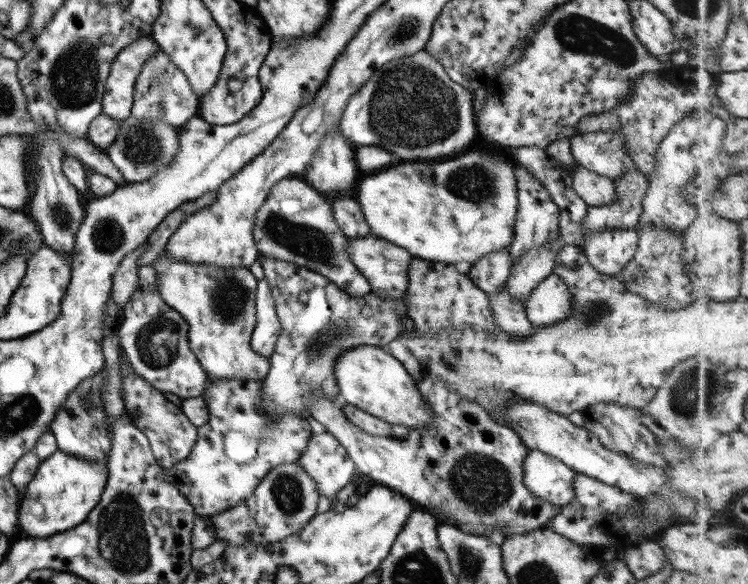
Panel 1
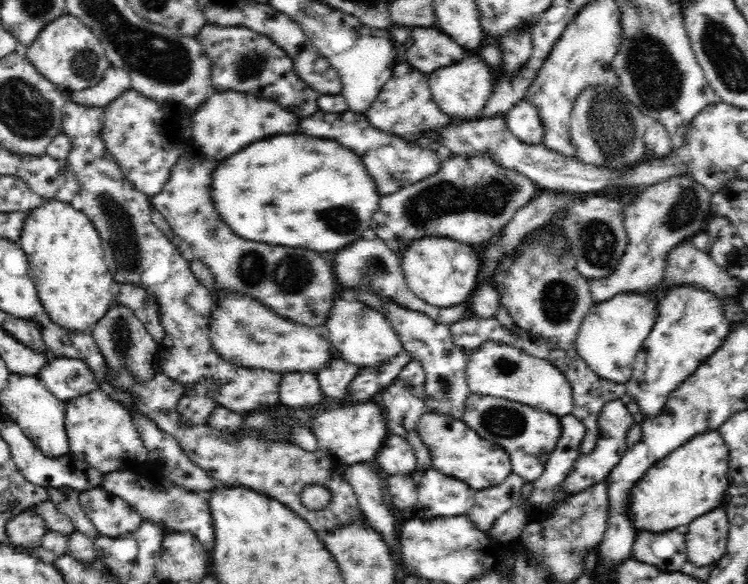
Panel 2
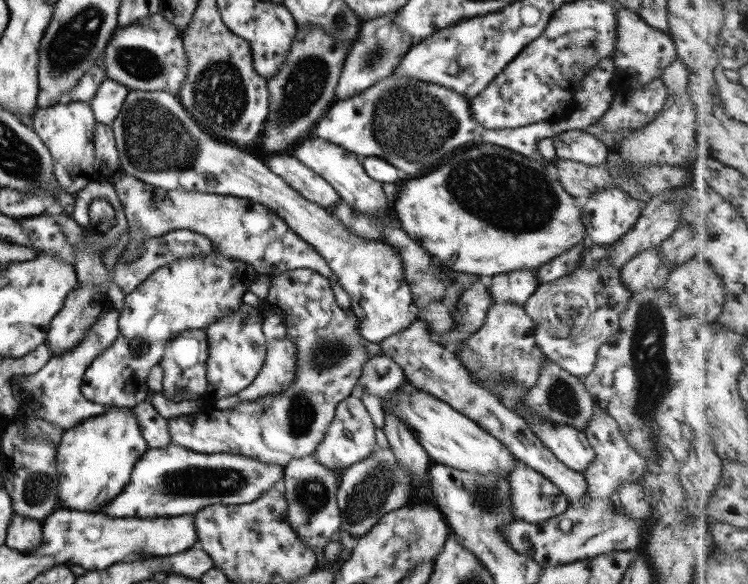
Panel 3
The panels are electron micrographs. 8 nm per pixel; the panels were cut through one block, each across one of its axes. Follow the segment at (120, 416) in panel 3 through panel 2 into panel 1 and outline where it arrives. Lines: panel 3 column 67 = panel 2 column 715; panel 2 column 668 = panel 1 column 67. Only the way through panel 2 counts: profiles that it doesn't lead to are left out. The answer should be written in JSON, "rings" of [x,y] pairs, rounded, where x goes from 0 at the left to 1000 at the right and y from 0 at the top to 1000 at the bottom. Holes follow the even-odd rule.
{"rings":[[[76,769],[49,798],[36,832],[25,842],[24,904],[33,918],[60,921],[107,899],[132,860],[144,813],[140,798],[138,791],[106,788]]]}

